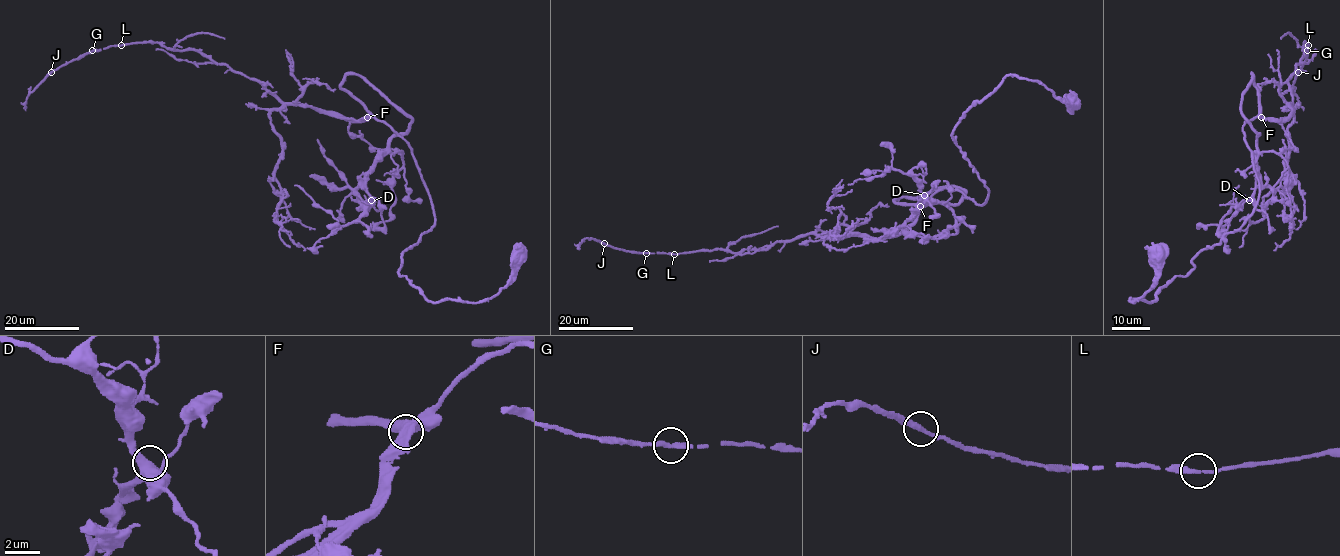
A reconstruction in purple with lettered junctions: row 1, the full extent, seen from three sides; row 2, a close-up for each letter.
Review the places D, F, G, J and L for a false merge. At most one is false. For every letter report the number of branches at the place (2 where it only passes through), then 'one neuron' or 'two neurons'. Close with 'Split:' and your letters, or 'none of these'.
D: 3 | one neuron
F: 2 | one neuron
G: 2 | one neuron
J: 2 | one neuron
L: 2 | one neuron
Split: none of these

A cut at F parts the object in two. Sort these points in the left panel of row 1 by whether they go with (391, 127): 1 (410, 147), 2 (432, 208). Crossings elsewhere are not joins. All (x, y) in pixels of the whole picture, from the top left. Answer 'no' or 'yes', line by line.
1: yes
2: yes

